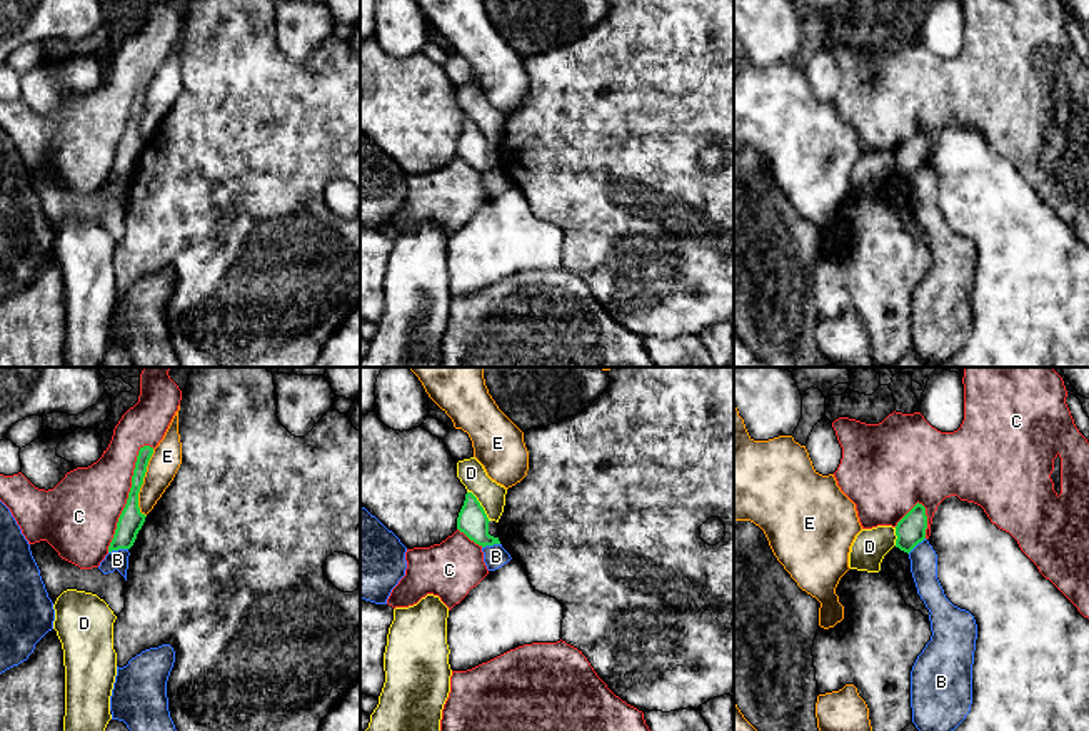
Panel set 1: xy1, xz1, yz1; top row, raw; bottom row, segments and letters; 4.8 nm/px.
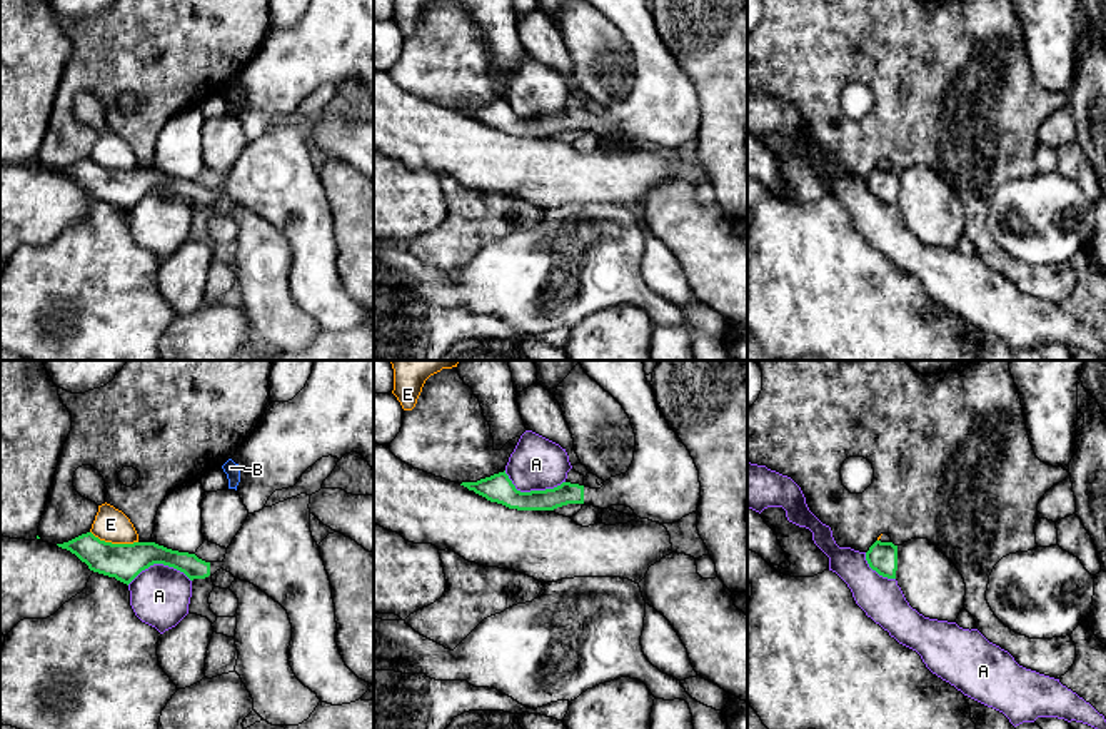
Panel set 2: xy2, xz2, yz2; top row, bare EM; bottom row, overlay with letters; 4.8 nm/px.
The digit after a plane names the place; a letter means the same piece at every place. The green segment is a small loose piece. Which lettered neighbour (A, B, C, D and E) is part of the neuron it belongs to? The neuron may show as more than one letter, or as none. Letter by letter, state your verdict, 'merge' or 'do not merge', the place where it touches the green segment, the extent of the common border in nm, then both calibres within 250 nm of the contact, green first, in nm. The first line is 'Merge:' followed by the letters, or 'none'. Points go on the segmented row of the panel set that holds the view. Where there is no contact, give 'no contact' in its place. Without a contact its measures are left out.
Merge: none
A: do not merge; meets green in xz2 at (532, 491); contact 300 nm long; 140 nm thick on the green side, 260 nm on the other
B: do not merge; meets green in xy1 at (117, 549); contact 100 nm long; 120 nm thick on the green side, 100 nm on the other
C: do not merge; meets green in xy1 at (129, 496); contact 550 nm long; 120 nm thick on the green side, 360 nm on the other
D: do not merge; meets green in xz1 at (481, 506); contact 190 nm long; 150 nm thick on the green side, 130 nm on the other
E: do not merge; meets green in xy1 at (142, 483); contact 340 nm long; 120 nm thick on the green side, 140 nm on the other

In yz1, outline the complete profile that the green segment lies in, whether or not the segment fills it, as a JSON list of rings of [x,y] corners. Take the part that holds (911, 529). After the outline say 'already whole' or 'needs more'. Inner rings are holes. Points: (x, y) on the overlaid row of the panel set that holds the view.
[[[917,502],[896,526],[896,547],[909,554],[926,539],[926,529],[926,507]]]; already whole

